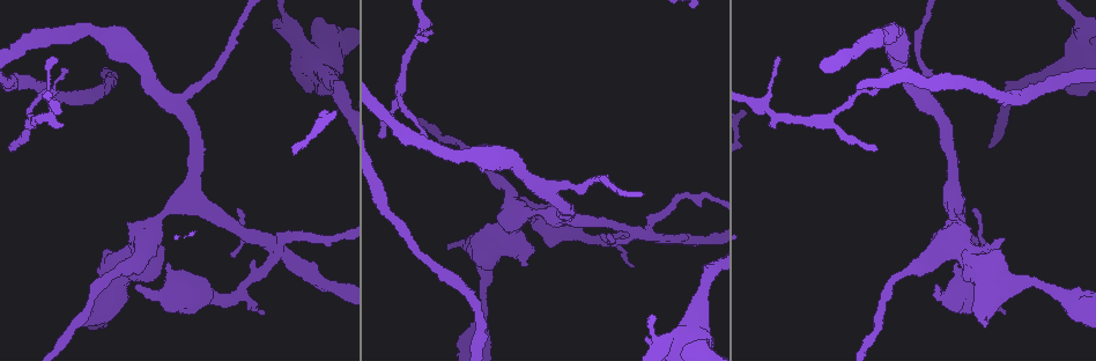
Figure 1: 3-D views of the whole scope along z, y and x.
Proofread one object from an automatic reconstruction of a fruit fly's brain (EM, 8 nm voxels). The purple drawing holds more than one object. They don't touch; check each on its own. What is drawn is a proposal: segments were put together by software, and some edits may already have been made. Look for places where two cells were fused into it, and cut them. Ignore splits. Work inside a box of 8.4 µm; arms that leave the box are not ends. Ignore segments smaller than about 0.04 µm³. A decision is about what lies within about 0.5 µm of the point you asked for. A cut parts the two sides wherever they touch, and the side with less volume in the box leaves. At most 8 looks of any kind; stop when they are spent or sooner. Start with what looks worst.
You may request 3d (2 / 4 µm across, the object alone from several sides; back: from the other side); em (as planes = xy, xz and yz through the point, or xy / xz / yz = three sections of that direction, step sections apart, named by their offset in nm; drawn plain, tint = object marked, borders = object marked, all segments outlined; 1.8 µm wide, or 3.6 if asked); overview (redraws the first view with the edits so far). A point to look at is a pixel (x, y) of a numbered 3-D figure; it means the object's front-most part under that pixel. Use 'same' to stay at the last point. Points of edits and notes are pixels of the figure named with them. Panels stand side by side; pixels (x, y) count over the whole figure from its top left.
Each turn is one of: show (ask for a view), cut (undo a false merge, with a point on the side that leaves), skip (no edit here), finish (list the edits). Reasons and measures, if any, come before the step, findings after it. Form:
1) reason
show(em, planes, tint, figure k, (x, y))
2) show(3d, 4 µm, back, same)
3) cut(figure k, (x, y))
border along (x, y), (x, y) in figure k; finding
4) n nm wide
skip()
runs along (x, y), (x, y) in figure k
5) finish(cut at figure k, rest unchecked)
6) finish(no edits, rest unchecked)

four-way junction
show(em, planes, tint, figure 1, (646, 234))

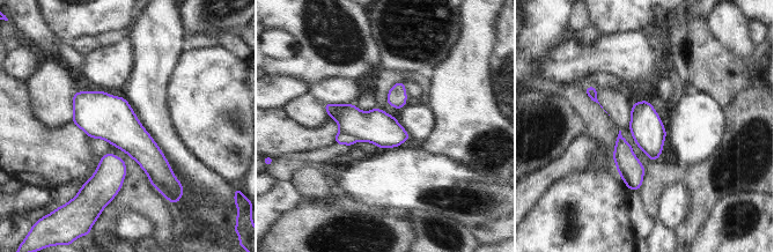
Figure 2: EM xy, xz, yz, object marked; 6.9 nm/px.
220 nm wide
cut(figure 2, (340, 138))
border along (340, 131), (352, 134), (358, 139) in figure 2; two cells meet here

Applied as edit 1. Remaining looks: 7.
redraw
show(overview)

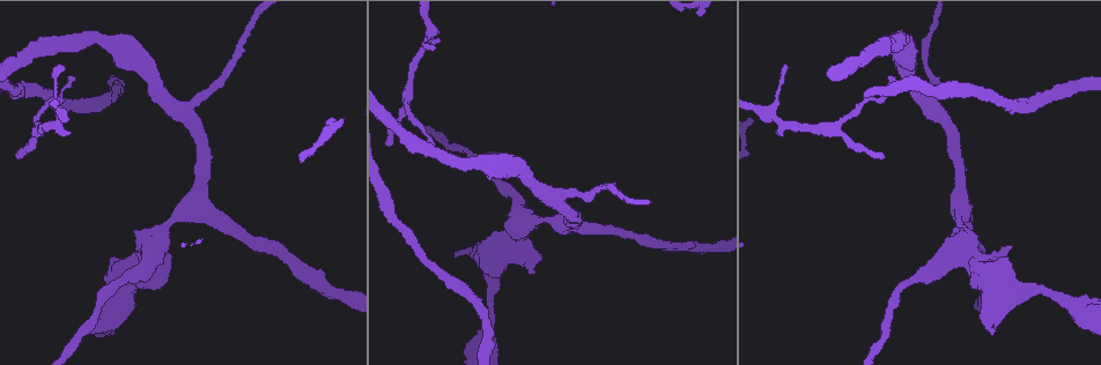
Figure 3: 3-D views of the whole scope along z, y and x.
a fork
show(3d, 4 µm, figure 3, (495, 259))

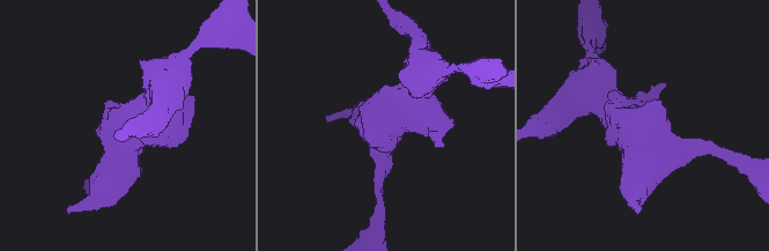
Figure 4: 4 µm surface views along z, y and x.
need the tissue
show(em, 3.6 µm, xy, step 16, tint, figure 4, (381, 124))

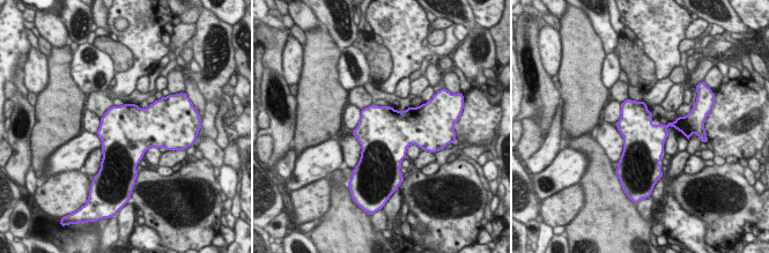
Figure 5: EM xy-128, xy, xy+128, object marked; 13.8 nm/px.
show(em, 3.6 µm, planes, tint, same)

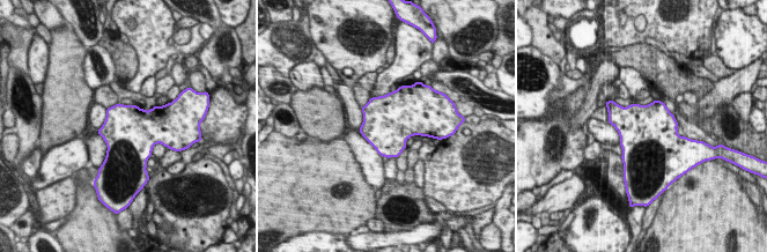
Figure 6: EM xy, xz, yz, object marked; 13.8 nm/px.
skip()
one cell here

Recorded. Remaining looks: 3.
arms part here
show(em, xz, step 4, tint, figure 3, (551, 198))

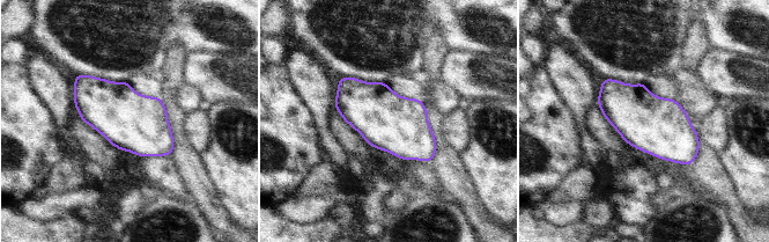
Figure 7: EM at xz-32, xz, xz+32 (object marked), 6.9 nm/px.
skip()
all the same cell

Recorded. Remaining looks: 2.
finish(cut at figure 2, rest unchecked)

